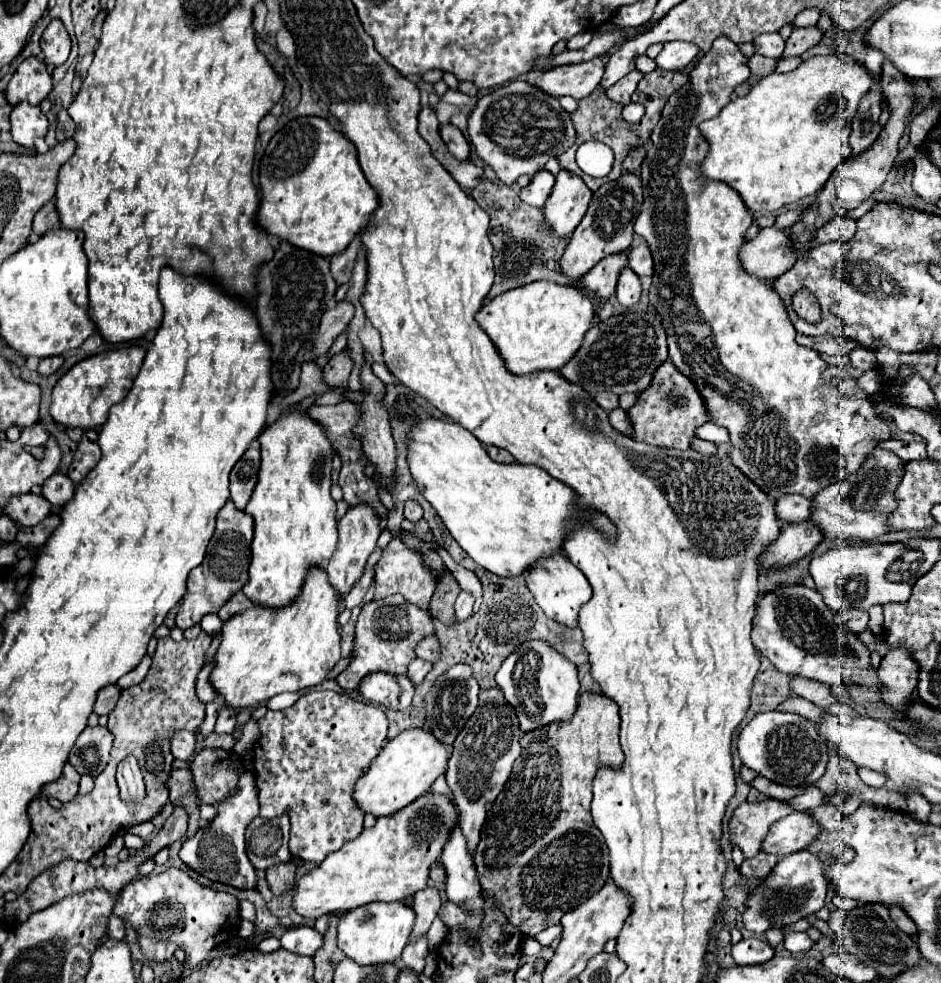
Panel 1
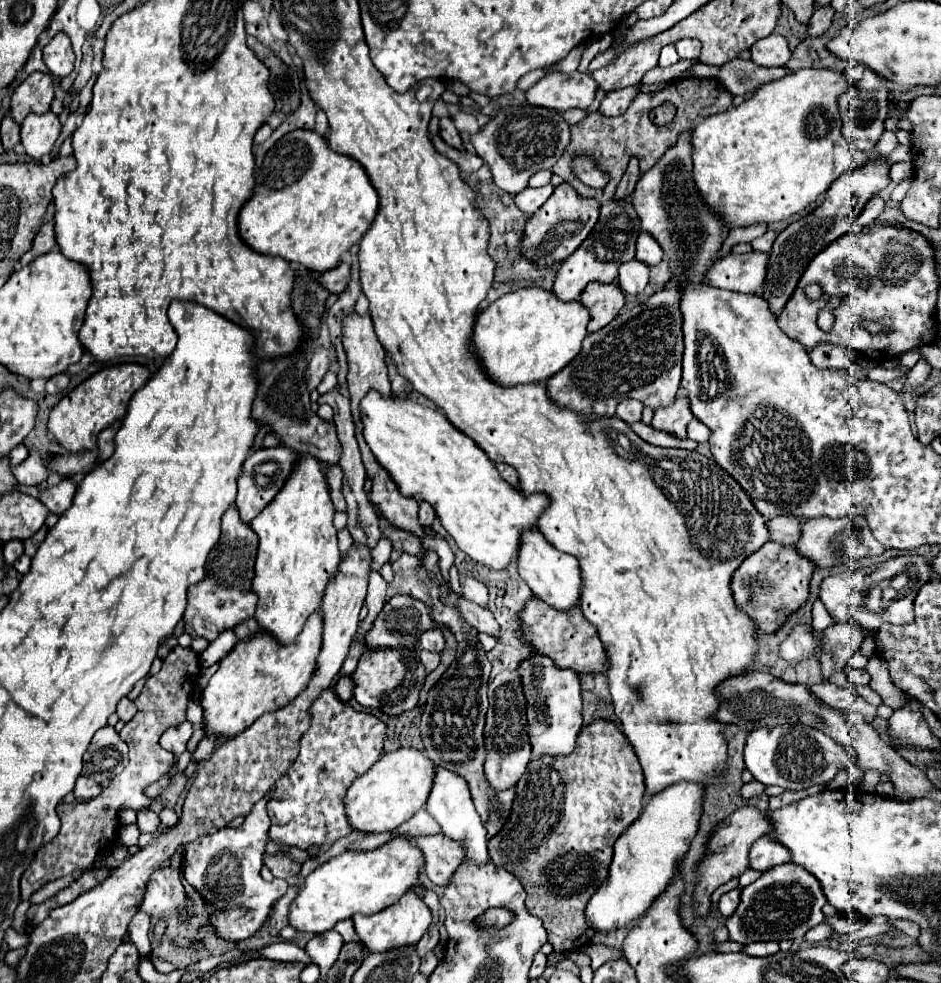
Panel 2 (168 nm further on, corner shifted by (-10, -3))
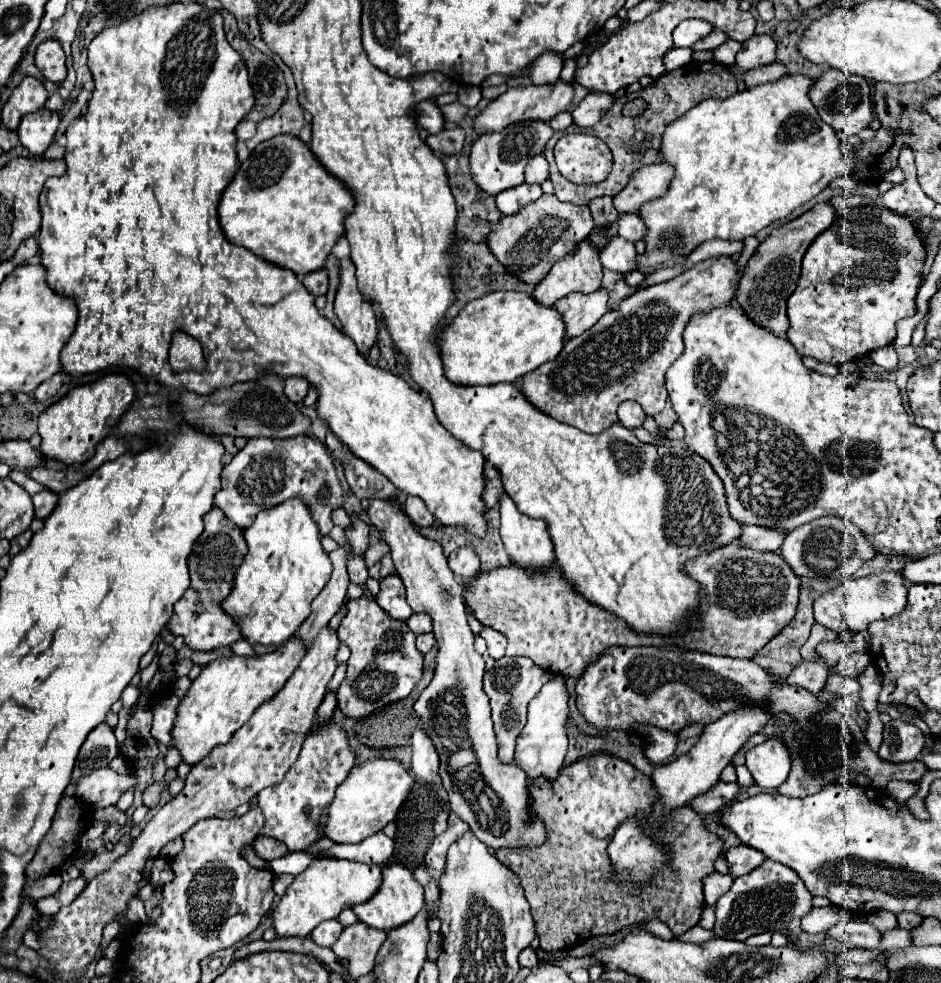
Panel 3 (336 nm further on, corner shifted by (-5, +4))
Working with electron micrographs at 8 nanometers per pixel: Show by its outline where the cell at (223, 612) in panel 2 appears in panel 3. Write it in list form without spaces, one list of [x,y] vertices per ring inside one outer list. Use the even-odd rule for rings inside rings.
[[[212,508],[204,516],[204,532],[196,540],[196,546],[188,558],[190,566],[190,588],[182,594],[182,598],[174,604],[174,614],[168,620],[168,630],[176,636],[184,636],[184,642],[194,650],[212,650],[218,646],[230,646],[240,640],[238,622],[222,610],[222,600],[230,596],[234,576],[248,552],[242,530],[226,518],[220,508]]]

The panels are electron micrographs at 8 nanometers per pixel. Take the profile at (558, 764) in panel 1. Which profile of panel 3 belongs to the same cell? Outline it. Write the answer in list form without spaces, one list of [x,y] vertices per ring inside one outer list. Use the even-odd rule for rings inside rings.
[[[594,752],[590,756],[584,756],[558,772],[556,780],[530,780],[528,778],[528,794],[530,794],[530,810],[538,814],[546,828],[546,842],[538,848],[500,848],[494,852],[494,856],[506,864],[522,882],[526,900],[530,902],[532,916],[536,920],[536,934],[540,940],[540,948],[546,952],[556,950],[568,950],[576,944],[582,944],[584,940],[600,934],[614,934],[622,926],[638,924],[646,920],[662,920],[670,926],[674,936],[682,936],[692,926],[700,922],[704,904],[704,884],[702,880],[714,872],[714,862],[724,852],[724,840],[716,834],[712,834],[706,826],[702,816],[688,808],[680,808],[674,811],[674,816],[668,818],[668,824],[660,832],[654,832],[654,838],[666,846],[668,852],[672,852],[672,862],[668,868],[664,868],[656,878],[652,878],[652,884],[640,892],[640,894],[622,894],[620,888],[614,888],[610,884],[610,860],[606,854],[606,846],[612,840],[614,830],[618,824],[622,824],[626,818],[631,818],[638,812],[651,812],[652,802],[656,791],[652,788],[652,780],[636,770],[630,762],[608,754],[608,752]]]

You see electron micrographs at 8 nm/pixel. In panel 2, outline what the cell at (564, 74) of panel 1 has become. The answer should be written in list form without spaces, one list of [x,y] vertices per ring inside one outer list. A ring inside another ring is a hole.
[[[589,73],[571,75],[545,75],[533,87],[525,91],[527,103],[533,107],[545,107],[557,113],[567,109],[587,109],[595,99],[597,83]]]

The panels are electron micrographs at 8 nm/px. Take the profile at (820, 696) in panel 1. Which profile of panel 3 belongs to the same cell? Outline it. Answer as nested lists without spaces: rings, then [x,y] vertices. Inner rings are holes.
[[[832,674],[826,684],[824,684],[824,690],[828,690],[830,694],[838,696],[838,698],[844,698],[844,696],[852,696],[860,690],[858,682],[854,678],[848,678],[848,676],[840,676],[840,674]]]

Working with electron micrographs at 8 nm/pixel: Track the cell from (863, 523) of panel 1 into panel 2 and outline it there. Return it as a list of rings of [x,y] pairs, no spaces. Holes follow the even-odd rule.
[[[817,517],[809,519],[801,527],[801,539],[797,541],[797,551],[799,555],[807,557],[815,567],[819,569],[831,569],[835,565],[847,563],[851,559],[861,559],[861,557],[875,557],[881,555],[885,549],[883,545],[871,535],[871,529],[867,527],[867,521],[863,517],[843,517],[843,519],[827,519],[827,517]]]

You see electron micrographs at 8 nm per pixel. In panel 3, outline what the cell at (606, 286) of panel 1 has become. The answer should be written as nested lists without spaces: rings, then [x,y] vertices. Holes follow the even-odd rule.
[[[598,288],[590,294],[572,292],[570,296],[564,296],[558,300],[556,310],[564,316],[566,322],[566,338],[574,338],[582,334],[584,330],[592,328],[606,312],[608,312],[608,290]]]

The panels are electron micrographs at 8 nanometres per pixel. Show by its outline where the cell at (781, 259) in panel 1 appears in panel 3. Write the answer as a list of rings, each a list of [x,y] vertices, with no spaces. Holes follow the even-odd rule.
[[[712,256],[668,282],[636,290],[618,310],[606,312],[590,330],[568,340],[556,360],[526,374],[520,382],[524,396],[538,410],[588,434],[616,422],[616,408],[624,400],[634,400],[646,414],[656,416],[668,400],[666,372],[684,350],[684,326],[696,310],[728,304],[742,270],[730,256]],[[588,336],[598,336],[598,342],[588,342]]]

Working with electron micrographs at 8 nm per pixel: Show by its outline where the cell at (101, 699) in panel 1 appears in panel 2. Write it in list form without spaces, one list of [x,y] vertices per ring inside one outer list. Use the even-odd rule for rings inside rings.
[[[123,699],[123,701],[119,701],[119,705],[117,705],[117,715],[119,715],[119,719],[121,721],[125,721],[127,723],[127,719],[131,719],[133,717],[133,713],[135,713],[135,703],[131,701],[131,699]]]

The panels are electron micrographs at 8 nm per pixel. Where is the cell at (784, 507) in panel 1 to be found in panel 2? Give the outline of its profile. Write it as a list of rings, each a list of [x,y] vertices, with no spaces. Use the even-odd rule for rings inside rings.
[[[775,517],[767,519],[767,529],[771,535],[771,541],[781,545],[795,545],[801,535],[801,523],[803,519],[791,519],[791,517]]]

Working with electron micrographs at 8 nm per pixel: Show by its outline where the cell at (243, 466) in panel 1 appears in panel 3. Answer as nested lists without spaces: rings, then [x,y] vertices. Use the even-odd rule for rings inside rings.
[[[294,436],[290,440],[250,438],[232,462],[224,466],[222,490],[216,494],[214,506],[222,508],[226,516],[244,530],[262,508],[272,508],[288,498],[302,498],[310,506],[322,534],[332,530],[330,512],[336,506],[342,506],[342,486],[336,478],[334,462],[320,440],[310,436]],[[324,488],[328,490],[328,496],[320,494]]]

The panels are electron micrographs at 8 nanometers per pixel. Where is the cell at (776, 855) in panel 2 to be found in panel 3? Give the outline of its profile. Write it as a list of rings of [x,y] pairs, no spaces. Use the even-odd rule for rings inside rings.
[[[736,844],[736,846],[728,848],[724,856],[726,856],[726,862],[730,866],[730,874],[734,878],[752,872],[754,868],[758,868],[766,860],[766,856],[762,856],[762,852],[748,848],[744,844]]]

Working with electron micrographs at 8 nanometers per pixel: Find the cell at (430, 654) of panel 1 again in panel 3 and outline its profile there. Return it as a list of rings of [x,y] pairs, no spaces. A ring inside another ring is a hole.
[[[414,614],[406,620],[408,628],[414,632],[414,634],[424,634],[424,632],[432,632],[432,620],[430,616],[426,614]]]

